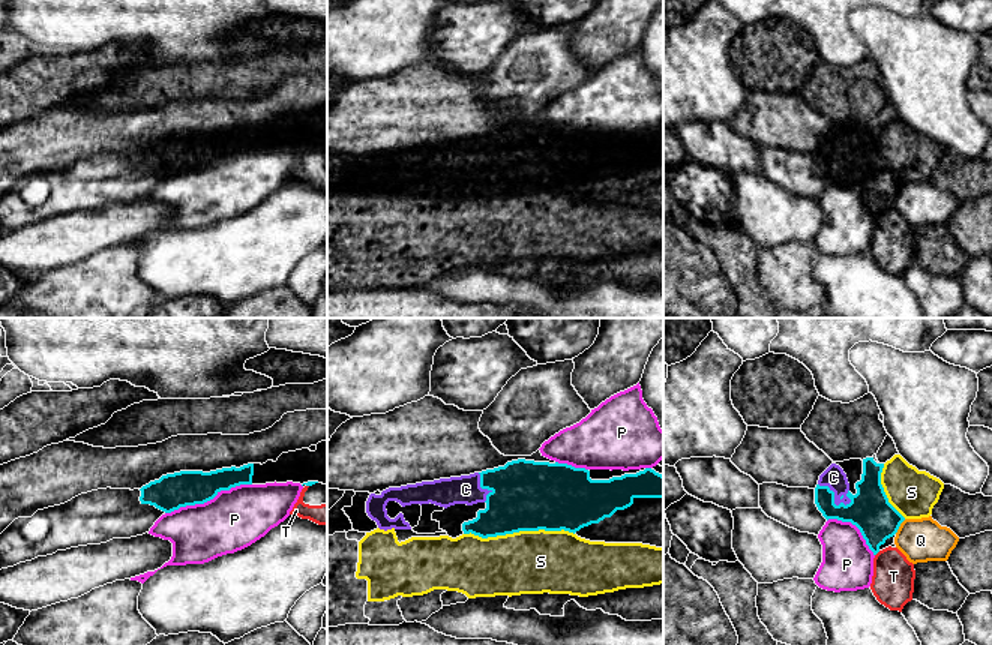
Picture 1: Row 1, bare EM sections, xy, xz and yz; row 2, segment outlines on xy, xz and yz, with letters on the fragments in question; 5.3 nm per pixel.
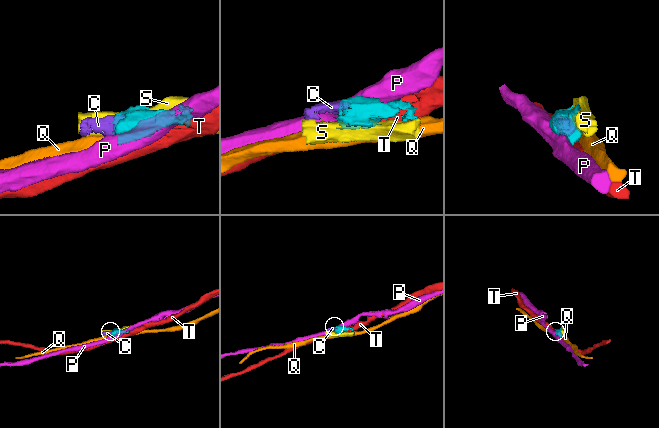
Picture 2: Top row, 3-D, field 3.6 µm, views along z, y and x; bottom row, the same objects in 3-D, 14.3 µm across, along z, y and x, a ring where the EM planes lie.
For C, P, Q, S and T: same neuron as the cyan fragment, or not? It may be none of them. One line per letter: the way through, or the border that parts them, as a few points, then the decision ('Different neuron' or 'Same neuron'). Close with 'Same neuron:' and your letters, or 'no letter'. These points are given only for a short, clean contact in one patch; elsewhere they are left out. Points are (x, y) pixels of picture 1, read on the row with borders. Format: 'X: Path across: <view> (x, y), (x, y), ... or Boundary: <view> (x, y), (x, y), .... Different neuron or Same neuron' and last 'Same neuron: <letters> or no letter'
C: Path across: yz (869, 510), (845, 507), (833, 498), (833, 477). Same neuron
P: Different neuron
Q: Different neuron
S: Different neuron
T: Different neuron
Same neuron: C

